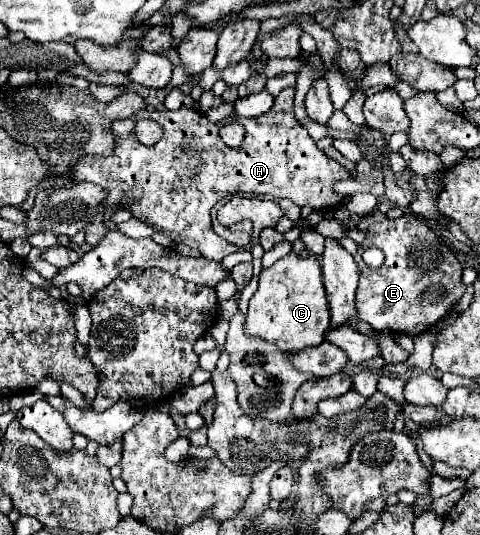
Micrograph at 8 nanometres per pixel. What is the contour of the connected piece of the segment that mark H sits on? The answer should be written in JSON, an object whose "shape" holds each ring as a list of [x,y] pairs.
{"shape":[[[285,88],[275,98],[271,110],[265,112],[263,116],[239,118],[241,124],[247,130],[245,140],[239,148],[225,146],[219,138],[219,124],[211,122],[203,112],[199,112],[195,108],[183,106],[175,112],[171,112],[171,110],[151,112],[149,118],[159,122],[161,128],[163,128],[163,138],[151,148],[139,146],[137,140],[131,140],[131,130],[133,130],[135,122],[141,120],[141,118],[147,118],[147,110],[141,110],[139,118],[115,120],[113,122],[113,134],[117,138],[115,152],[109,158],[103,158],[103,156],[81,158],[75,166],[73,182],[75,184],[77,182],[93,182],[107,192],[107,198],[101,204],[101,212],[95,216],[95,222],[103,220],[103,208],[105,206],[117,206],[117,208],[127,206],[135,218],[145,220],[145,224],[149,224],[153,228],[159,228],[159,232],[167,234],[173,242],[187,244],[187,246],[193,244],[205,258],[223,260],[231,252],[239,250],[235,244],[229,244],[223,238],[219,238],[211,228],[209,210],[219,200],[223,200],[225,196],[233,196],[237,192],[243,192],[243,194],[273,194],[277,198],[287,198],[287,200],[291,200],[299,206],[309,204],[313,210],[331,210],[331,208],[339,208],[345,202],[345,196],[337,194],[333,190],[333,184],[341,178],[347,178],[349,172],[341,164],[337,164],[335,160],[325,156],[317,148],[315,140],[307,134],[307,130],[295,120],[293,94],[295,94],[293,88]]]}

